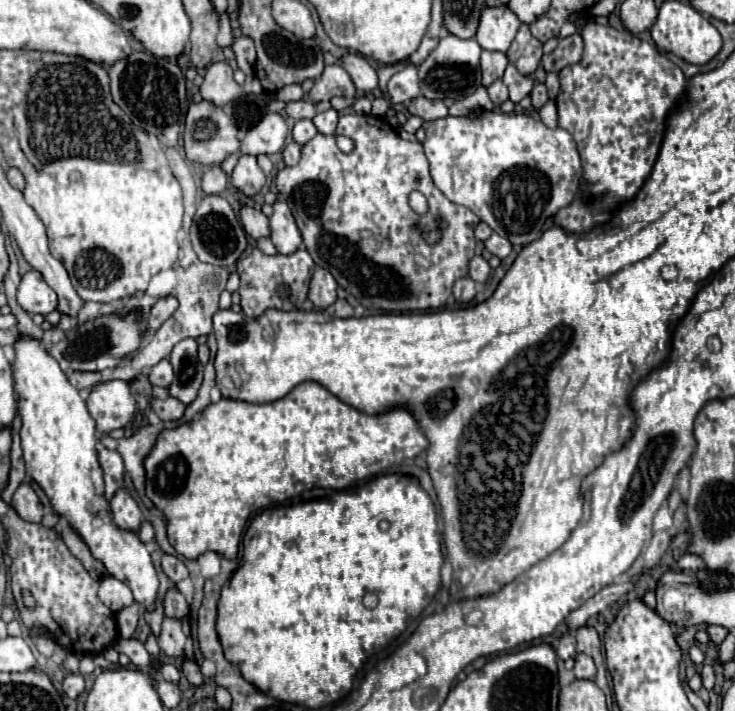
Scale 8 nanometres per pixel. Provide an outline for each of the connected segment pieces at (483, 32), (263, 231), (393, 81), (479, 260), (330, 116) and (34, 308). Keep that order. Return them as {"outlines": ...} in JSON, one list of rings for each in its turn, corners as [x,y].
{"outlines":[[[[486,6],[480,16],[480,26],[476,34],[476,42],[484,50],[500,50],[506,52],[512,44],[512,38],[516,36],[520,28],[520,20],[516,14],[506,6]]],[[[242,206],[240,208],[240,220],[242,220],[246,234],[250,234],[252,238],[268,236],[268,218],[260,210],[250,208],[250,206]]],[[[408,64],[402,72],[390,78],[388,94],[392,104],[406,104],[414,100],[416,96],[420,96],[420,84],[418,84],[418,74],[414,64]]],[[[474,256],[472,260],[470,260],[470,264],[468,264],[468,276],[472,278],[472,280],[476,280],[476,282],[486,282],[486,278],[490,276],[490,266],[488,266],[488,262],[482,258],[482,256]]],[[[330,108],[330,110],[322,112],[322,114],[316,114],[316,116],[312,118],[312,122],[314,122],[314,126],[316,126],[316,130],[318,130],[320,134],[324,134],[324,136],[334,136],[334,134],[336,134],[336,124],[338,124],[338,112]]],[[[30,270],[22,276],[22,282],[18,286],[18,302],[28,314],[50,314],[56,310],[58,300],[56,292],[44,282],[42,274],[36,270]]]]}

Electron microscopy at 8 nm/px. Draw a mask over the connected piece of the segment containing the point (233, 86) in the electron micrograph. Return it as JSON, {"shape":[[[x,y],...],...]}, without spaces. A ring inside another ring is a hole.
{"shape":[[[212,62],[206,68],[204,82],[200,86],[200,94],[208,102],[216,102],[216,106],[224,106],[226,102],[238,100],[242,94],[260,94],[263,87],[256,76],[248,78],[244,86],[238,86],[232,78],[232,68],[226,62]]]}

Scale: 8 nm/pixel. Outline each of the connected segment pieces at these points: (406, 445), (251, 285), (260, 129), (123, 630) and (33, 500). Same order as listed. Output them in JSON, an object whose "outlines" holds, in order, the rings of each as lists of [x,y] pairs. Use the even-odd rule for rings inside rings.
{"outlines":[[[[302,382],[284,398],[270,404],[248,404],[242,400],[222,398],[220,402],[206,406],[200,418],[184,422],[174,430],[162,430],[156,444],[144,458],[146,496],[164,514],[168,540],[178,554],[194,560],[212,550],[234,560],[240,536],[252,512],[272,504],[282,504],[284,500],[290,500],[304,490],[312,490],[314,486],[332,490],[348,488],[352,482],[380,474],[378,464],[394,464],[394,448],[398,448],[398,462],[404,462],[420,454],[426,446],[428,440],[420,434],[420,428],[408,410],[394,408],[390,412],[370,416],[348,406],[322,384]],[[386,448],[392,448],[392,452],[386,454]]],[[[300,246],[294,254],[282,256],[268,256],[260,252],[258,248],[252,250],[250,256],[238,260],[238,274],[240,274],[240,296],[242,296],[242,312],[248,318],[258,318],[264,314],[268,308],[278,308],[278,310],[298,310],[302,302],[308,296],[308,284],[310,284],[310,266],[312,272],[316,264],[312,262],[310,254],[306,252],[304,246]]],[[[266,114],[242,140],[244,154],[276,154],[284,148],[288,126],[280,114]]],[[[132,604],[132,606],[124,608],[120,614],[116,614],[120,638],[132,638],[134,630],[136,630],[136,624],[138,624],[138,616],[140,616],[140,606],[138,604]]],[[[26,482],[18,486],[18,490],[12,496],[12,508],[28,522],[40,522],[42,520],[42,504],[34,488]]]]}

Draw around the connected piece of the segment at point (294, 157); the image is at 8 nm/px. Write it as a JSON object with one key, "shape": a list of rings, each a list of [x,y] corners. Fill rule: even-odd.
{"shape":[[[290,142],[284,152],[282,152],[282,158],[284,158],[284,164],[286,166],[294,166],[298,160],[300,160],[300,146],[296,142]]]}

